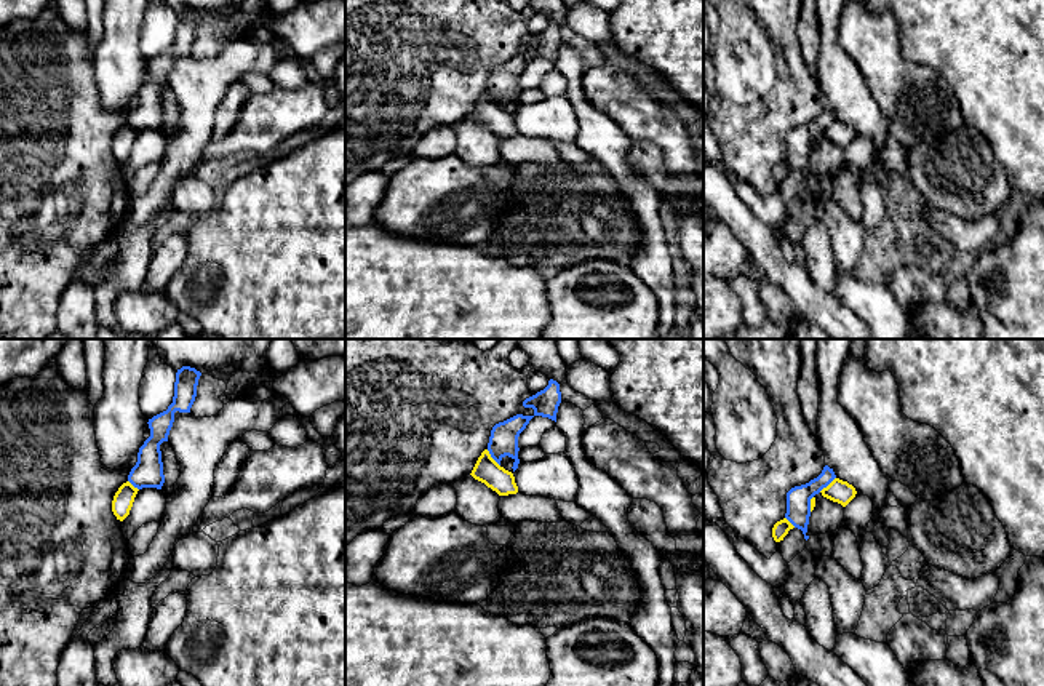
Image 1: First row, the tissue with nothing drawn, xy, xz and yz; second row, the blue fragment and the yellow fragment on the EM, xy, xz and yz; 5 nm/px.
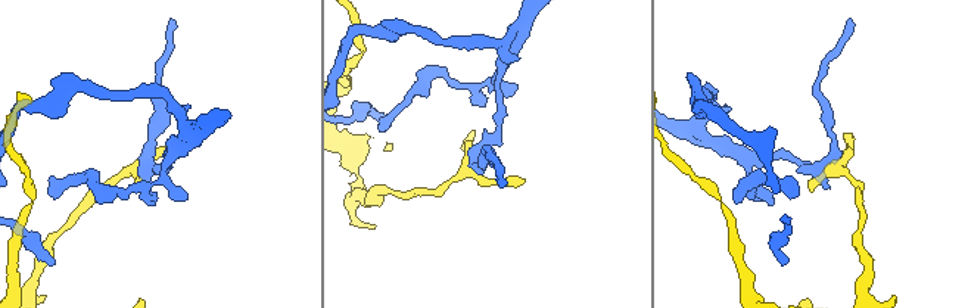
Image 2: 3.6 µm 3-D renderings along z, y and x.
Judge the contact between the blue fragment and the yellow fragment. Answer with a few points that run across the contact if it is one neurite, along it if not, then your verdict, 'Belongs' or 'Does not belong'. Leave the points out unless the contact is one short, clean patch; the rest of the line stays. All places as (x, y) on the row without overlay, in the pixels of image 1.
Line: xz (486, 91), (499, 107). Does not belong

